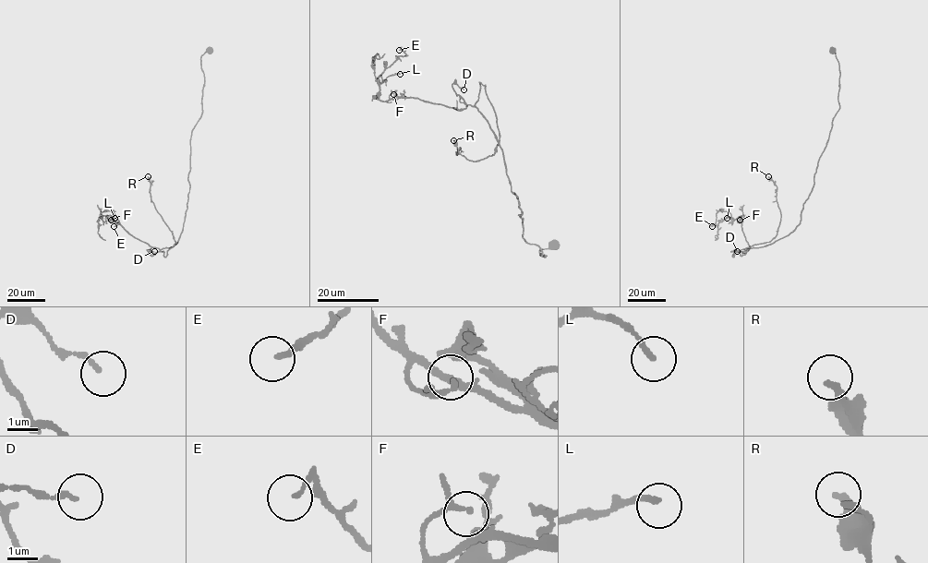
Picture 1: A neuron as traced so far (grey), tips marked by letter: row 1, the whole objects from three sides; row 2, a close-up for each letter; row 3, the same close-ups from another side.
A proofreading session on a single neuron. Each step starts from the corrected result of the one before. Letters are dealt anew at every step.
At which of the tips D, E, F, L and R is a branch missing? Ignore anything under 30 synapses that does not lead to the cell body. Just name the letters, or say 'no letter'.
no letter

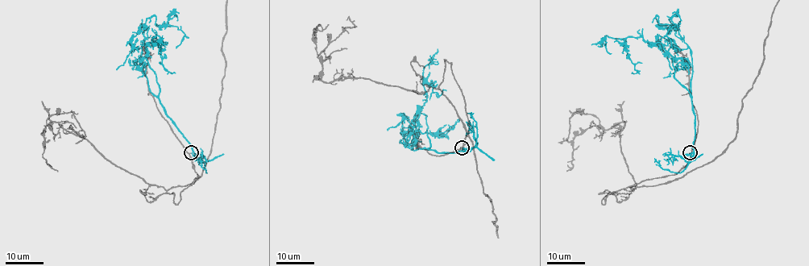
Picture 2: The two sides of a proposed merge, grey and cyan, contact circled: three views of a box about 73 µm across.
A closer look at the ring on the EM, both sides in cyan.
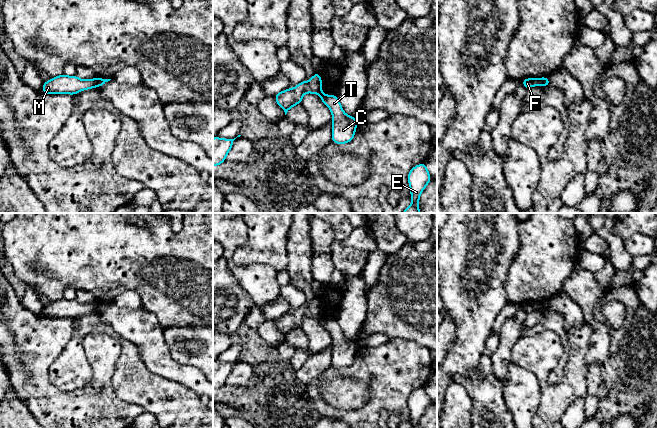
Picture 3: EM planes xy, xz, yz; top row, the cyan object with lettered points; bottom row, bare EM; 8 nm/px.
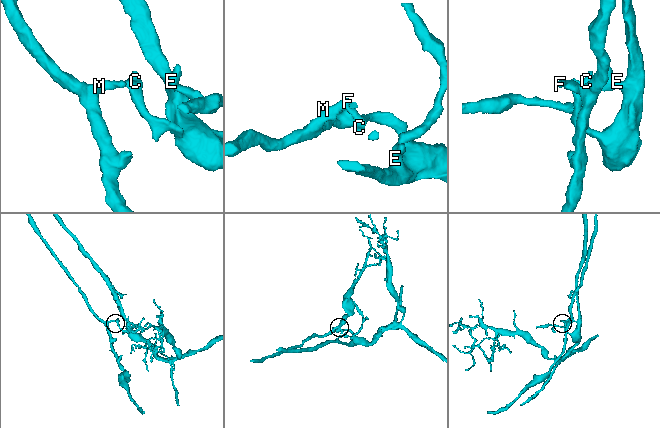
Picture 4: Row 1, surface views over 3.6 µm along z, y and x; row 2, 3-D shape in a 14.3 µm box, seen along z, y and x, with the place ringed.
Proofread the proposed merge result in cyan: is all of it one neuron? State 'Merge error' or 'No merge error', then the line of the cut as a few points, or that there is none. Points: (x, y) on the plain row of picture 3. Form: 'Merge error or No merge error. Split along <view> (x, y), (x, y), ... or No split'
Merge error. Split along xy (96, 302), (98, 309)

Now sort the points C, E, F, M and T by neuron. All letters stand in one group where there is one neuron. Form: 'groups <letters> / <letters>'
groups C E T / F M

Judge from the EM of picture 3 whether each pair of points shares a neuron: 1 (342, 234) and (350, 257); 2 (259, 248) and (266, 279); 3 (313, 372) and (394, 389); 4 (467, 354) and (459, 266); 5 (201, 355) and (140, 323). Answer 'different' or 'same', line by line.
1: same
2: different
3: different
4: same
5: different

